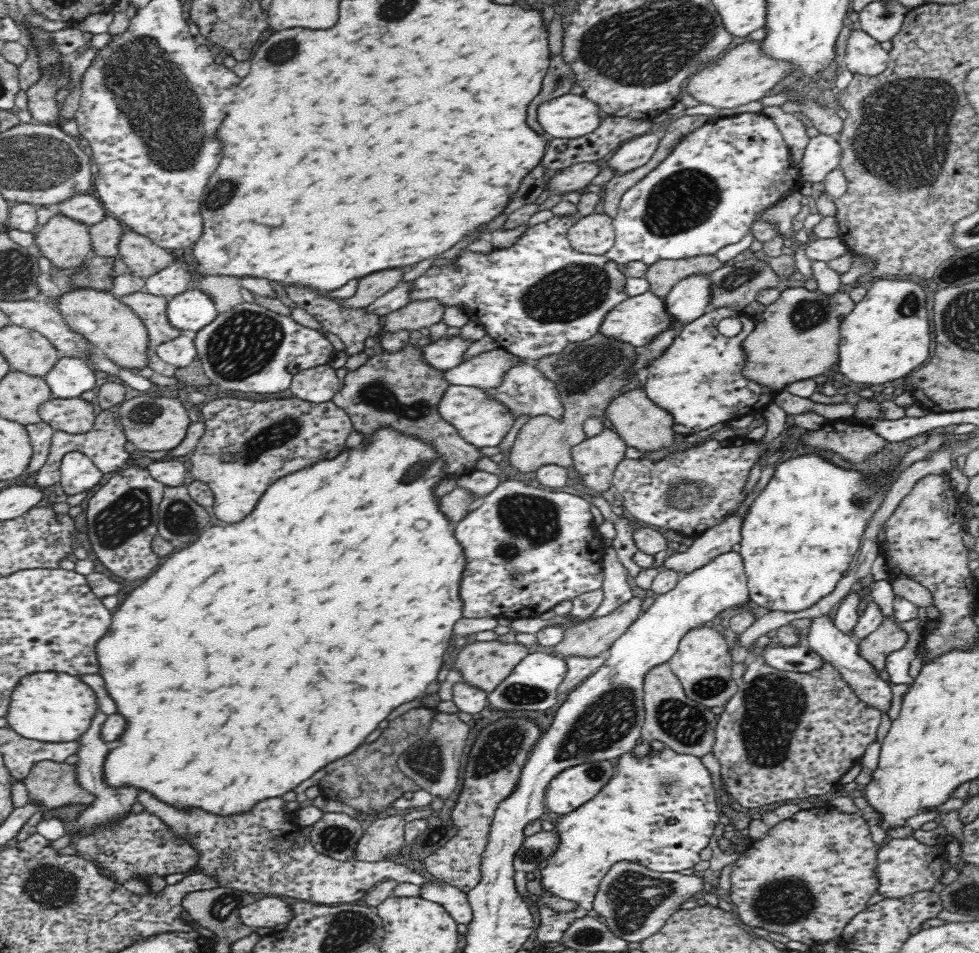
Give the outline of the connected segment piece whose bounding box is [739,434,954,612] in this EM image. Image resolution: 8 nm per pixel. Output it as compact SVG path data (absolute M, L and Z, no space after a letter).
M934 434L925 444L906 452L906 455L900 458L894 476L888 474L875 481L870 480L864 472L840 468L824 460L818 452L797 455L796 458L780 462L776 466L774 477L752 502L742 521L739 553L743 558L750 600L770 611L798 612L810 608L818 600L828 596L836 588L842 574L850 568L854 556L859 551L868 520L881 508L886 492L889 492L886 484L896 482L902 472L916 462L927 459L953 438L946 434Z

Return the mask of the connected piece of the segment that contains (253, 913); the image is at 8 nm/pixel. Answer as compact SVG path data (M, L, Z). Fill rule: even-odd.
M266 896L240 910L240 921L250 928L281 928L294 918L292 908L278 896Z

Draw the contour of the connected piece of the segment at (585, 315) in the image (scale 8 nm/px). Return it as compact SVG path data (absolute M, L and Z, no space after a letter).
M556 216L546 222L528 227L509 248L492 249L478 253L462 250L449 265L430 267L419 276L411 291L410 300L439 300L445 308L458 306L485 327L488 336L494 338L499 348L530 362L542 356L562 352L572 342L588 340L599 332L599 326L614 307L629 296L625 286L628 276L620 264L606 255L584 254L571 247L567 232L576 224L578 216Z

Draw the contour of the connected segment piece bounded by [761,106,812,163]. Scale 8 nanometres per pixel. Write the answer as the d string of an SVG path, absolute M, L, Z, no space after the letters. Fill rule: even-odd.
M779 106L763 107L761 113L774 121L790 149L792 162L799 163L812 132L806 129L804 122L800 121L796 115L784 112Z

